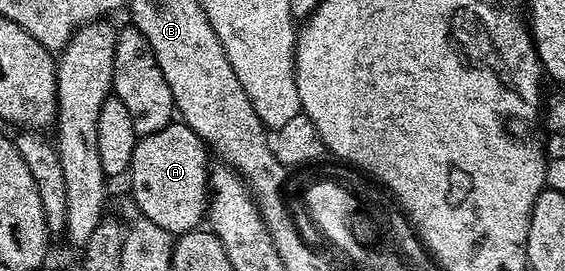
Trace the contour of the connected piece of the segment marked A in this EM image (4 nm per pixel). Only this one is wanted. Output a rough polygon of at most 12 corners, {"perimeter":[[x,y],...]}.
{"perimeter":[[182,120],[133,148],[130,201],[178,236],[204,225],[208,147]]}

